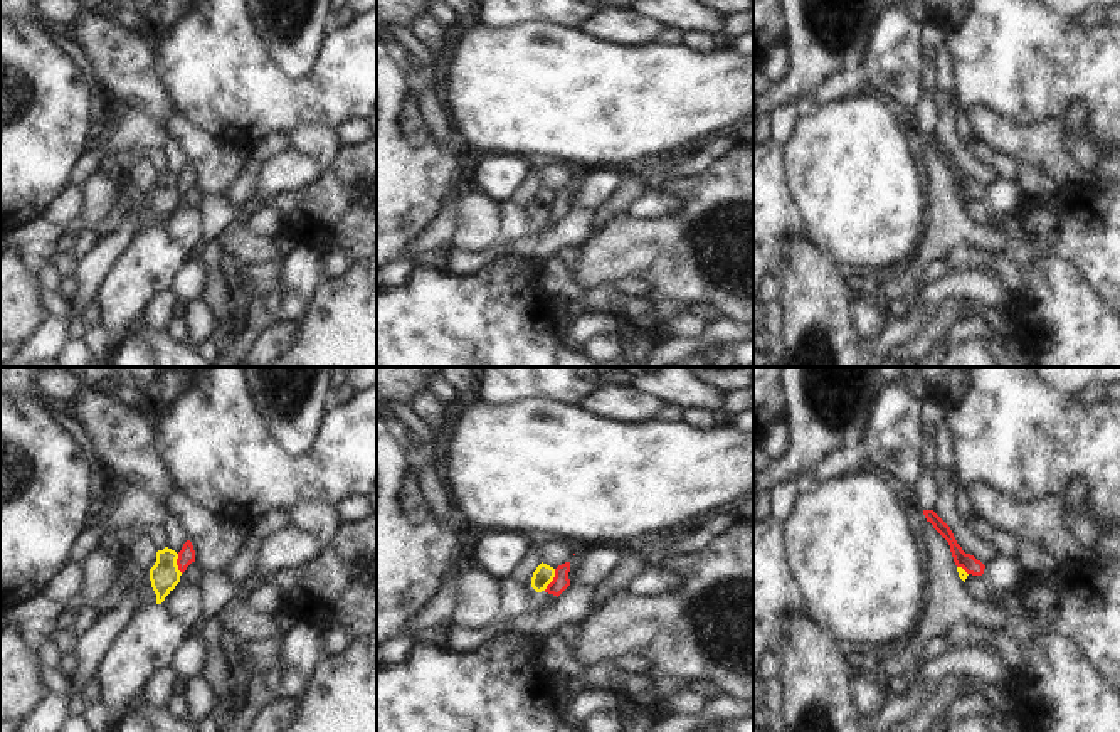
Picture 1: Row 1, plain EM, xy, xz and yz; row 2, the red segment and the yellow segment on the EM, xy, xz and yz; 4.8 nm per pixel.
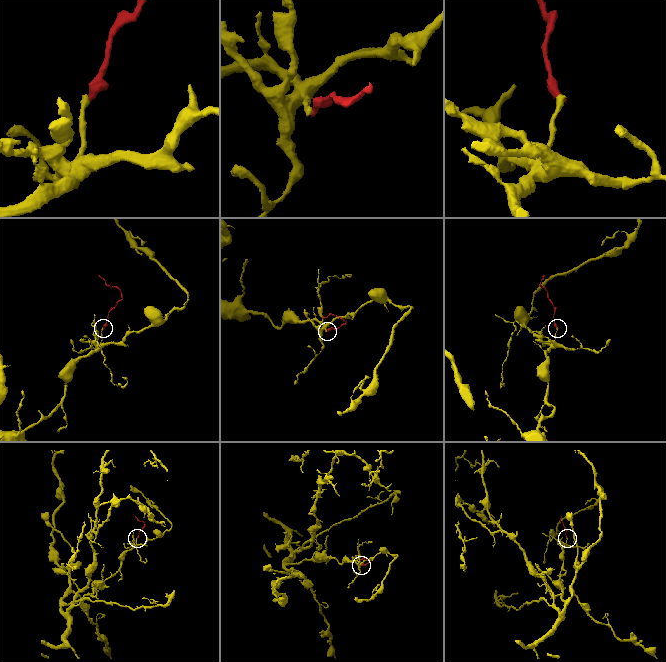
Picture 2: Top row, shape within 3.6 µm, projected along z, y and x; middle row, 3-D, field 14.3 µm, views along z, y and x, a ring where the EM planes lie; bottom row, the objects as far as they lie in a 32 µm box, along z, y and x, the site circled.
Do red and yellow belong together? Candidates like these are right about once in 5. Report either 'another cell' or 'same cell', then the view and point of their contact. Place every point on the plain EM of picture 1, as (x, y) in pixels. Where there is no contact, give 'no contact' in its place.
another cell; meets red in xz at (554, 202)

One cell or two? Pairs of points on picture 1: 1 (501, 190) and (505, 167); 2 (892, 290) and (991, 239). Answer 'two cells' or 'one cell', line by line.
1: one cell
2: one cell

